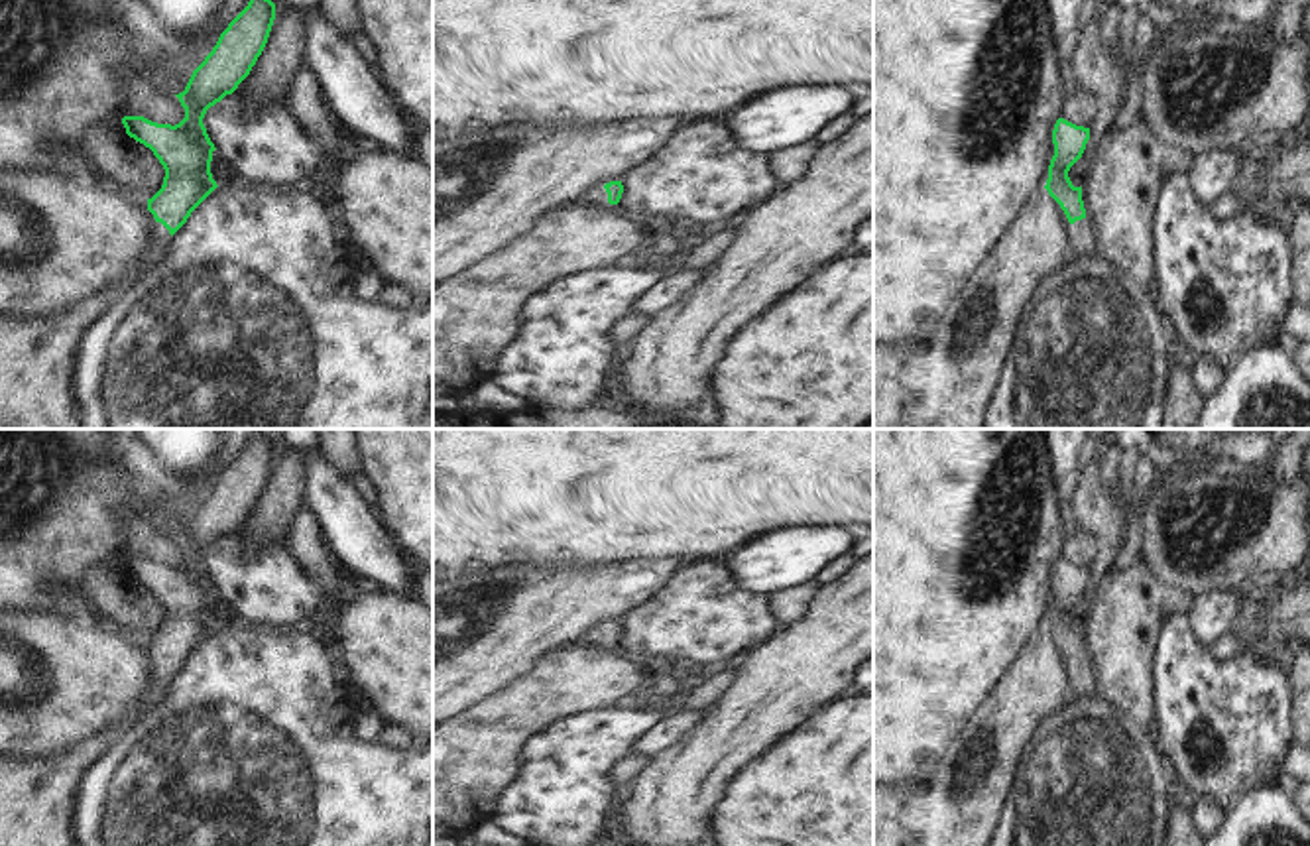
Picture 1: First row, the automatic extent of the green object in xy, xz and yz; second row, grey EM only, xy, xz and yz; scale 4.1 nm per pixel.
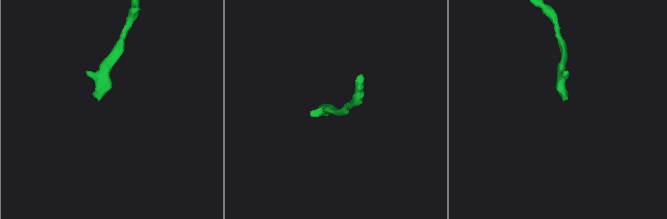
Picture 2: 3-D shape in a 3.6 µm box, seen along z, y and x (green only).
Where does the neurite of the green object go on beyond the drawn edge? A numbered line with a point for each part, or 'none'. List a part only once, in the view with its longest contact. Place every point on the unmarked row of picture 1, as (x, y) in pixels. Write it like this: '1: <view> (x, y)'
1: xz (598, 636)

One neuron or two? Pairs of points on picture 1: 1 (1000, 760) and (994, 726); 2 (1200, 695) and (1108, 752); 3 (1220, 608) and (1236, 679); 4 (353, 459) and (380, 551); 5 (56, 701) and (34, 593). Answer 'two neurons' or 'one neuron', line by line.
1: one neuron
2: two neurons
3: two neurons
4: two neurons
5: two neurons

